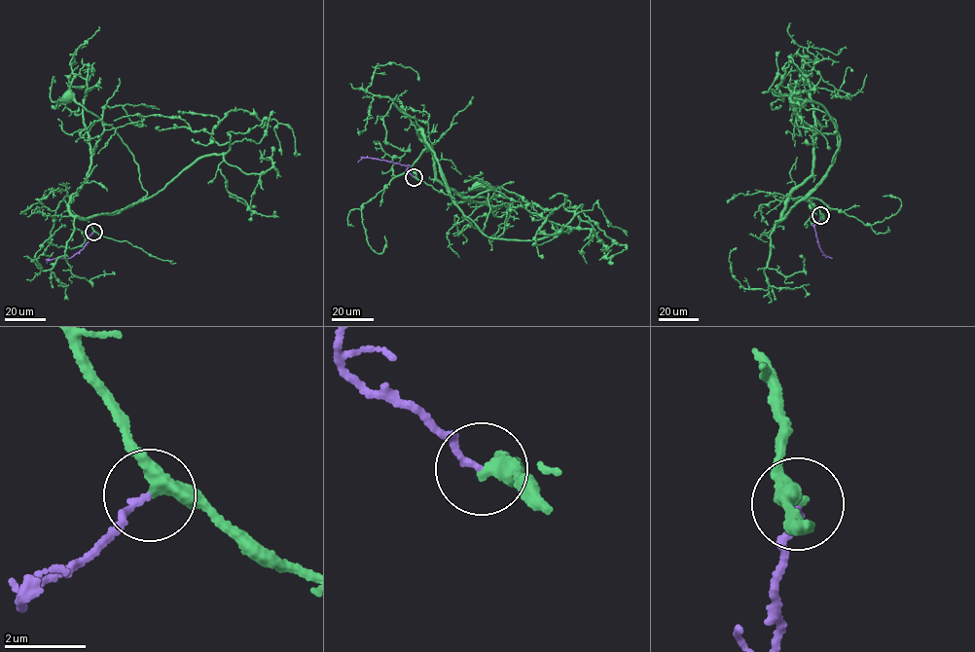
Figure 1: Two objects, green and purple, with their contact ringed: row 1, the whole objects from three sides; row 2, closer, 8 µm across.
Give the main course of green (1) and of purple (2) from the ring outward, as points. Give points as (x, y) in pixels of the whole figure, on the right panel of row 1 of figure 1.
1: (821, 215), (800, 197), (789, 199), (777, 221), (822, 182), (839, 149), (834, 120), (793, 108), (796, 100)
2: (821, 215), (813, 228), (819, 247), (825, 255), (832, 258)

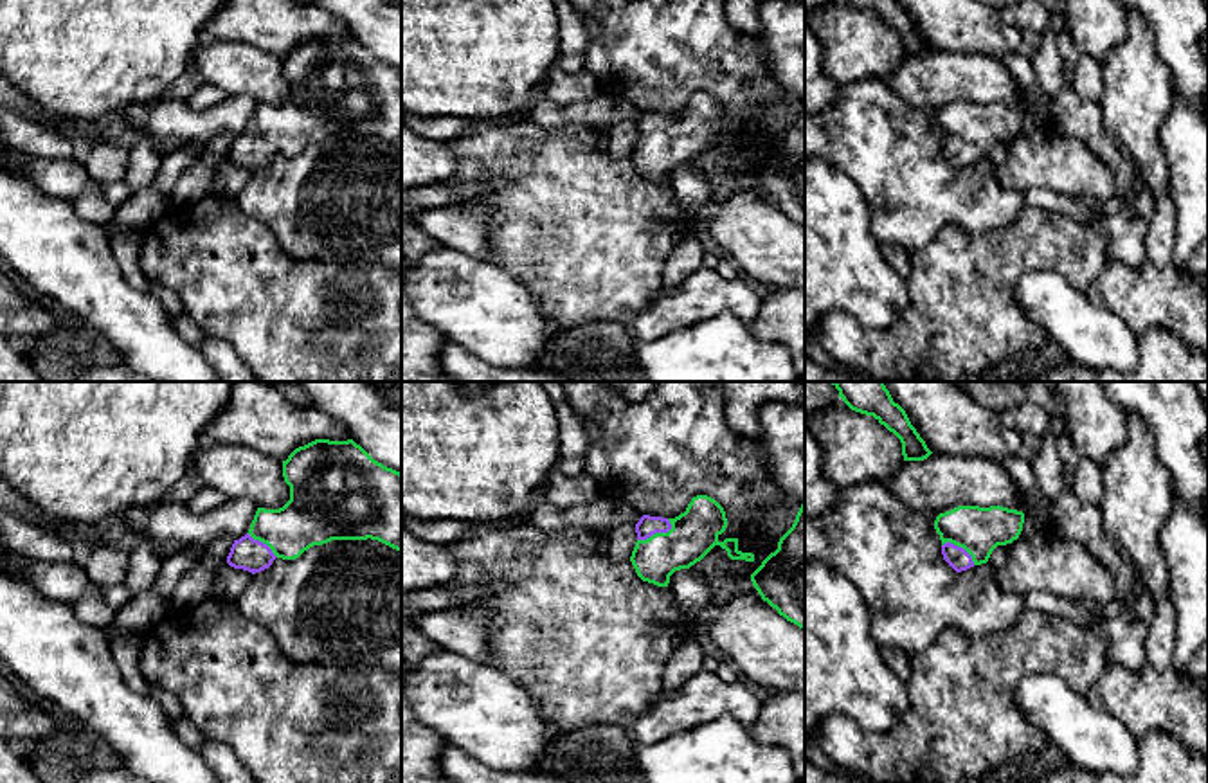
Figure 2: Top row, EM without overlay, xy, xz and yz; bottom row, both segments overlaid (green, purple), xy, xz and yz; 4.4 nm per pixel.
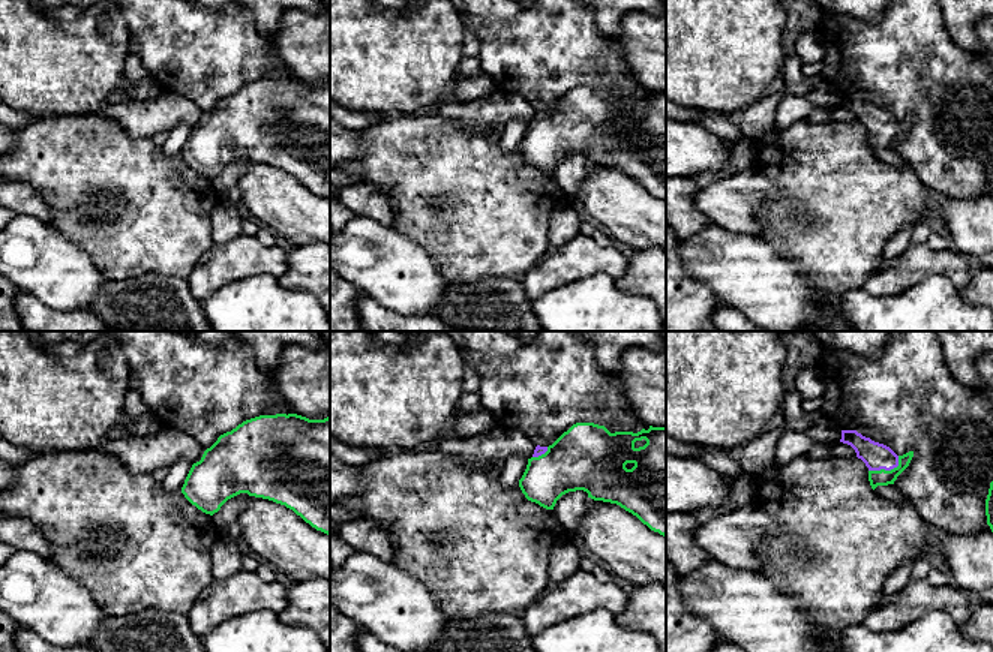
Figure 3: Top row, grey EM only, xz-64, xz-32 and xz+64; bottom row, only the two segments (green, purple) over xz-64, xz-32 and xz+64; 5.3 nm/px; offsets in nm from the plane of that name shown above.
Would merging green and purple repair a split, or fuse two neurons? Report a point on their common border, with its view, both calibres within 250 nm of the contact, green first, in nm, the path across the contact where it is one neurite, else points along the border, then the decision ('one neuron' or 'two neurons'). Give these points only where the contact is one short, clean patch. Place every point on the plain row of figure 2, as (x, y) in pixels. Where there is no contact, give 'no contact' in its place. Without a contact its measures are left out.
contact xz (658, 130); calibres 220 and 90 nm; way xz (694, 130), (658, 130), (647, 123); one neuron

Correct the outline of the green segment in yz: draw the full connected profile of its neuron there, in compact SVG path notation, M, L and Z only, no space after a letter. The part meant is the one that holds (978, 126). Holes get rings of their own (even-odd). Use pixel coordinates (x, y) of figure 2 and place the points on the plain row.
M958 103L940 110L934 126L942 137L943 157L956 167L987 160L997 142L1019 135L1024 110L1003 103Z

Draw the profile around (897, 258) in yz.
M880 243L879 250L886 263L904 279L907 281L909 277L909 268L911 268L911 254L897 245L891 243Z

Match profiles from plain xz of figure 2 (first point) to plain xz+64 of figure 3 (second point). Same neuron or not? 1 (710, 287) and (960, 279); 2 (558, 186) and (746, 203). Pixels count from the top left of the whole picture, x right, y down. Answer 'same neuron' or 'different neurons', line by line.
1: same neuron
2: different neurons

